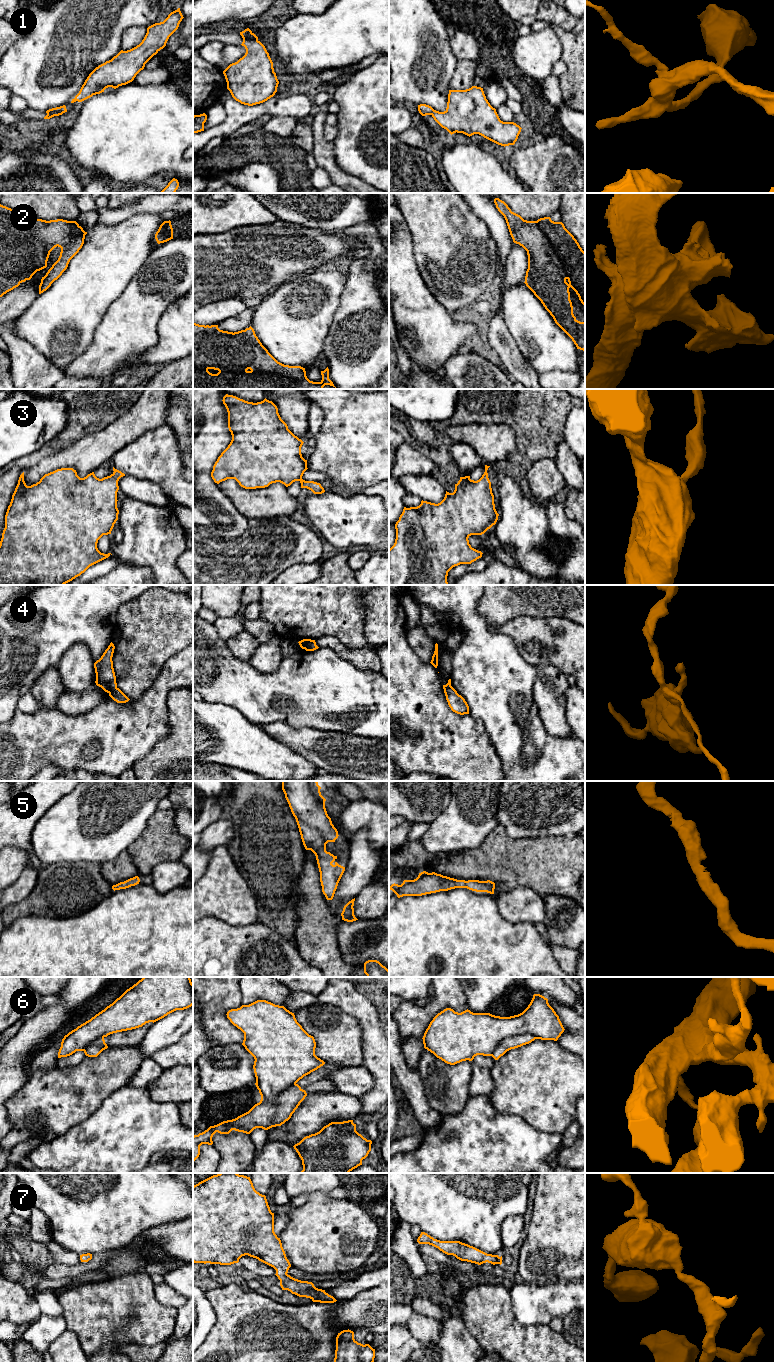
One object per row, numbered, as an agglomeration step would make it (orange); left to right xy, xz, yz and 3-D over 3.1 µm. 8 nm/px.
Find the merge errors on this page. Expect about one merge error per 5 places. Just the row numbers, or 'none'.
1, 4, 6

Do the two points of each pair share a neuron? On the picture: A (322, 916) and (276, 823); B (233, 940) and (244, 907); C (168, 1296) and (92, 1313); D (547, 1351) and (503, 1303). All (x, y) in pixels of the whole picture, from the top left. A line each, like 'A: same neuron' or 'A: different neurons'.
A: different neurons
B: different neurons
C: different neurons
D: same neuron

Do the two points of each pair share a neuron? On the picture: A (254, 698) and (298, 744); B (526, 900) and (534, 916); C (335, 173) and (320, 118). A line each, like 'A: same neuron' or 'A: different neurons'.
A: different neurons
B: same neuron
C: same neuron

